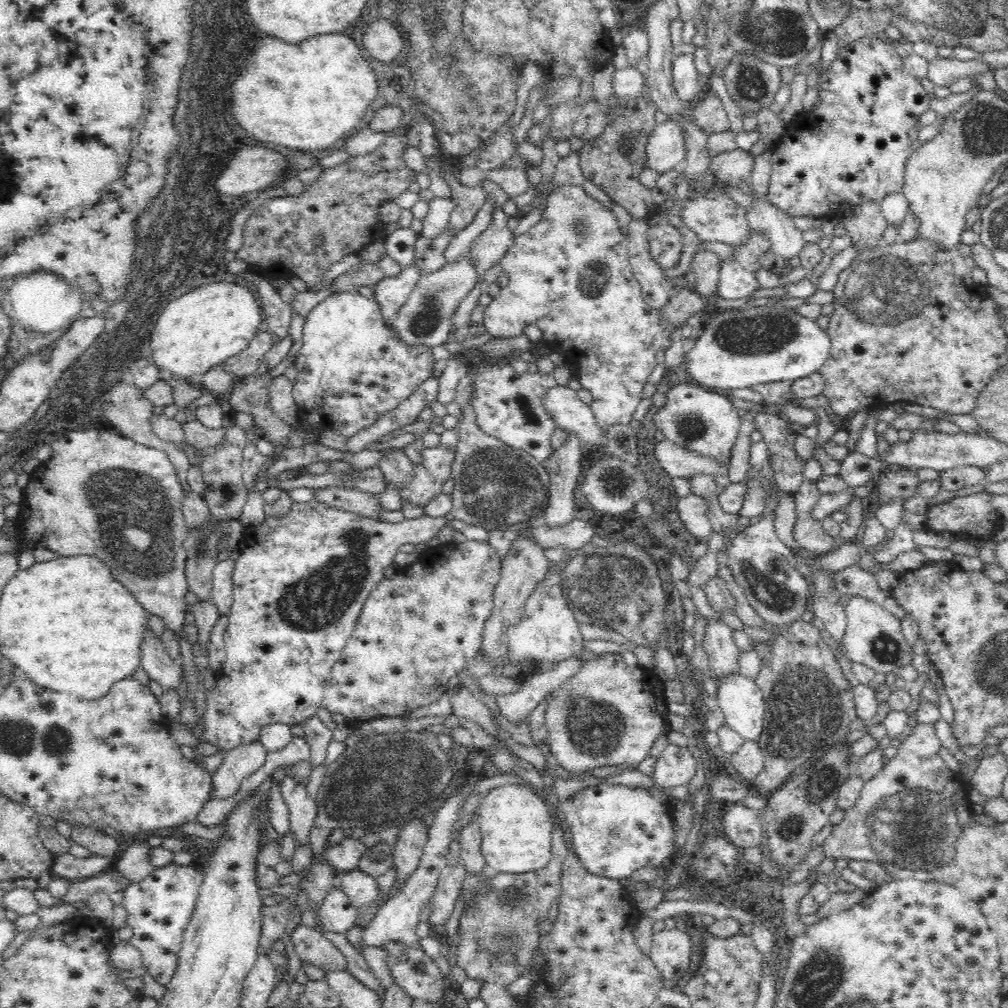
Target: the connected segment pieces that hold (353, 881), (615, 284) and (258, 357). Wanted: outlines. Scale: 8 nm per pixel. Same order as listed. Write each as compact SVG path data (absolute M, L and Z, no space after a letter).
M358 869L340 875L338 887L342 889L349 901L356 907L373 903L379 897L376 880Z
M562 185L557 190L554 190L548 195L548 200L540 209L542 215L541 220L530 227L524 234L517 236L514 239L512 248L508 250L507 254L501 259L500 267L502 272L508 276L508 284L500 289L497 296L486 307L483 323L488 331L494 337L512 338L520 336L523 333L524 327L534 324L543 332L541 339L546 346L551 348L551 352L563 353L563 356L568 358L574 365L574 373L572 376L578 377L580 384L586 390L589 390L593 397L591 405L592 412L596 415L596 423L604 429L604 436L608 426L612 424L629 424L632 420L632 414L638 407L642 399L642 390L648 382L648 376L652 374L654 368L659 364L656 362L656 351L663 350L665 352L670 348L670 336L674 332L674 328L669 328L663 318L661 318L661 311L653 309L648 306L648 303L643 299L641 293L641 284L634 277L627 248L627 235L620 233L620 224L614 212L602 204L602 202L591 198L583 189L583 186L576 185Z
M268 330L258 331L243 351L223 362L225 369L236 376L253 375L263 363L264 354L273 347L272 337Z

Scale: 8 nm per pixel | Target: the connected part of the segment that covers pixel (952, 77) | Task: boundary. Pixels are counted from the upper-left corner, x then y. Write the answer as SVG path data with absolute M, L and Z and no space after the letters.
M954 56L947 58L938 57L929 61L929 69L927 78L929 78L934 86L946 86L952 84L959 78L972 75L977 76L987 70L994 70L990 68L988 63L980 59L959 60Z

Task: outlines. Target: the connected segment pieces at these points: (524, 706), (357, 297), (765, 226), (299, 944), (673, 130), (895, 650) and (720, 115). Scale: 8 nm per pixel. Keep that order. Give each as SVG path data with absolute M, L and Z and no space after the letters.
M574 658L564 660L549 672L527 676L517 692L496 696L495 700L504 723L512 725L524 723L546 695L560 687L566 679L576 676L584 664L586 661Z
M359 292L336 293L331 294L327 299L324 299L319 305L316 305L305 318L303 326L303 336L298 345L298 351L294 358L294 366L297 370L297 377L293 382L292 394L297 405L297 412L300 420L310 421L318 432L324 430L334 430L337 434L342 435L347 440L354 436L359 430L365 429L367 426L373 425L384 413L389 410L398 408L404 400L408 400L414 390L425 380L432 378L432 369L436 360L432 357L432 351L429 346L404 344L397 336L391 327L386 323L381 313L379 302L374 298L362 296Z
M766 197L751 203L747 212L749 228L764 233L770 240L772 251L785 260L798 257L804 250L802 230L796 228L792 217Z
M298 924L291 933L291 941L302 960L319 966L324 972L347 970L346 957L315 927Z
M676 121L657 124L650 134L645 152L646 167L660 174L683 165L687 152L684 129Z
M862 596L850 597L845 605L847 630L843 639L843 652L852 662L864 664L876 673L884 675L900 673L900 668L911 666L914 650L901 630L902 620L898 619L880 604Z
M708 89L703 98L693 110L695 124L709 136L730 130L730 122L720 97L712 89Z

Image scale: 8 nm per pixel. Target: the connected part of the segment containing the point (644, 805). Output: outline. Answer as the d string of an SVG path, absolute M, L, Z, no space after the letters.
M603 782L578 791L572 800L560 801L556 812L560 820L563 820L571 830L571 846L584 869L596 877L620 880L630 878L640 868L652 867L661 870L662 866L675 861L677 851L674 847L676 832L672 827L673 807L667 801L652 797L646 788Z

